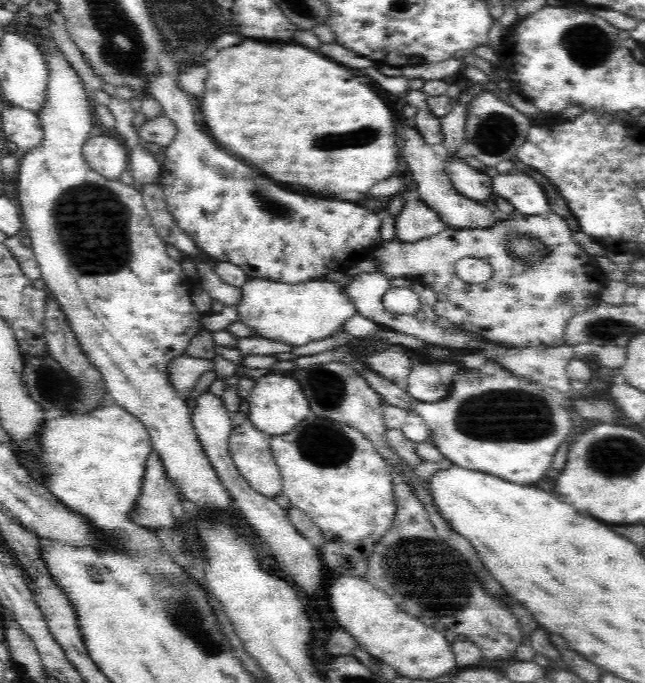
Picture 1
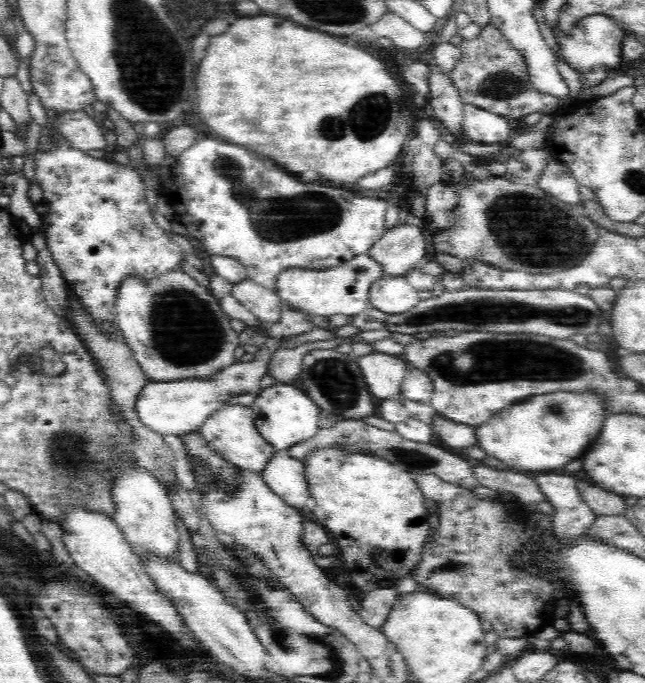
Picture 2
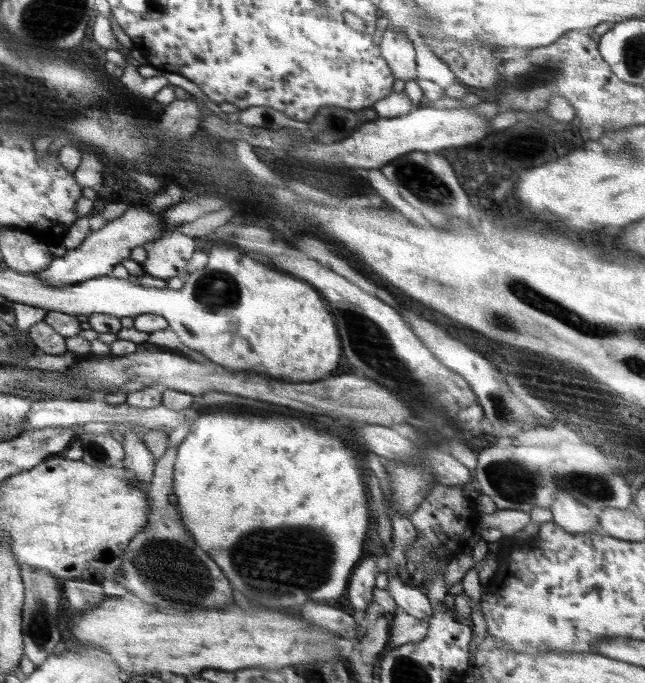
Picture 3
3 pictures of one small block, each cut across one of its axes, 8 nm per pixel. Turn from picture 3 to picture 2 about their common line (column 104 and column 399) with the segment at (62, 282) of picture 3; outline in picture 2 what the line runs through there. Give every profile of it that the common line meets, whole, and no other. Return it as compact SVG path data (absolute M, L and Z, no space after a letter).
M402 224L388 228L368 250L384 274L403 275L412 271L426 252L421 226Z

